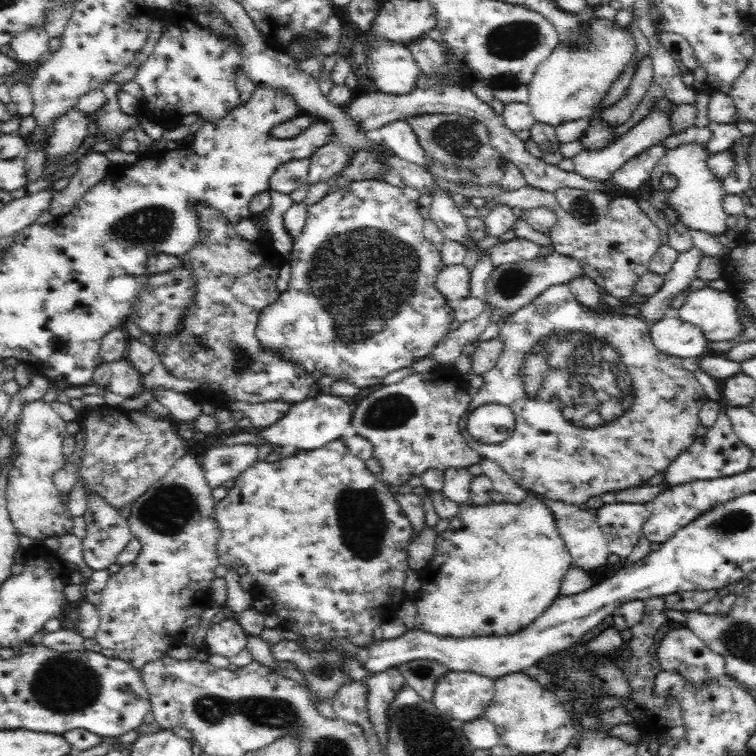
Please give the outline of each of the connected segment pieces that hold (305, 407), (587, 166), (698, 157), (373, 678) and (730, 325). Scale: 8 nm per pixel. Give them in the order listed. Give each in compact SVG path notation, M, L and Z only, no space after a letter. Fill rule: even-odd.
M325 390L321 396L315 393L307 400L294 404L280 420L276 421L276 424L258 432L264 440L257 444L270 442L279 447L296 446L298 451L316 450L333 440L342 439L342 433L351 426L352 418L353 411L348 402Z
M671 110L662 112L652 112L643 117L634 126L630 127L622 136L619 137L614 144L608 146L604 150L592 150L592 152L580 151L571 158L574 165L574 172L581 176L584 180L590 182L605 182L611 179L612 174L620 167L624 166L635 154L644 149L650 148L653 144L662 143L666 137L672 135L669 128L667 116Z
M684 144L678 148L669 149L664 158L656 164L649 181L655 191L666 195L669 208L676 210L679 222L696 232L706 232L706 234L719 235L728 231L726 225L728 215L724 212L720 201L724 194L720 179L712 176L706 168L705 160L708 154L704 150L704 144ZM669 174L674 176L676 187L666 189L662 185L662 176Z
M396 665L388 670L364 678L368 685L368 717L376 729L381 746L386 752L388 744L387 708L396 693L407 684L401 671L403 666Z
M706 287L689 293L680 308L672 314L684 323L692 324L692 327L700 329L705 340L727 341L742 334L742 325L740 325L736 308L737 300L728 291L722 292L722 290Z

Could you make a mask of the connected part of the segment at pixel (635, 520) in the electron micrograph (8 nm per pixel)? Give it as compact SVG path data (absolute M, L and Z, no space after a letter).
M641 502L606 504L597 509L596 521L604 534L609 553L619 558L620 565L641 540L643 524L650 518L651 511L650 504Z

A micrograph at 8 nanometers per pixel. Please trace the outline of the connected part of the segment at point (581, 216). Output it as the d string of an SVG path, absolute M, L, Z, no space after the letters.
M560 188L555 200L560 208L582 224L592 224L606 214L609 196L602 191L590 191L582 188Z

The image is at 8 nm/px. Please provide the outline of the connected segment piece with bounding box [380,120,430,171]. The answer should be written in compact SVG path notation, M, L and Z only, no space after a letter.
M396 121L380 128L382 142L400 160L406 160L428 171L430 159L418 142L418 135L406 121Z

